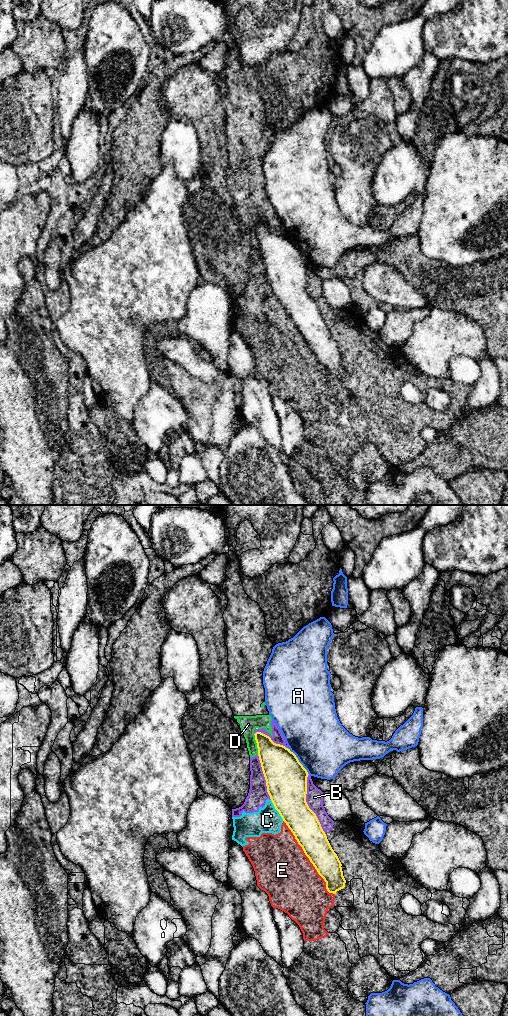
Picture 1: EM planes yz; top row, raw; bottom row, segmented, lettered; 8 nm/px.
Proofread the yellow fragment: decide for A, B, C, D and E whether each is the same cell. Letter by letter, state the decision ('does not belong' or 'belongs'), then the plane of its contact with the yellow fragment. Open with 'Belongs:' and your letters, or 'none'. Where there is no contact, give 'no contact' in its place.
Belongs: none
A: does not belong; meets yellow in yz
B: does not belong; meets yellow in yz
C: does not belong; meets yellow in yz
D: does not belong; meets yellow in yz
E: does not belong; meets yellow in yz

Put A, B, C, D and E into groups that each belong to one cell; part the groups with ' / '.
A / B C D E

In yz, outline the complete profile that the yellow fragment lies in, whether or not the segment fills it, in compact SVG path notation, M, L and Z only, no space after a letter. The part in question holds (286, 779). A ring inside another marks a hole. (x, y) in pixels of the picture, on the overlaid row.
M256 732L255 740L262 771L266 780L267 792L283 821L291 830L305 855L309 858L318 874L326 882L329 893L336 894L345 887L342 864L332 849L316 814L306 802L308 772L299 762L296 755L283 745L274 743L271 738Z

